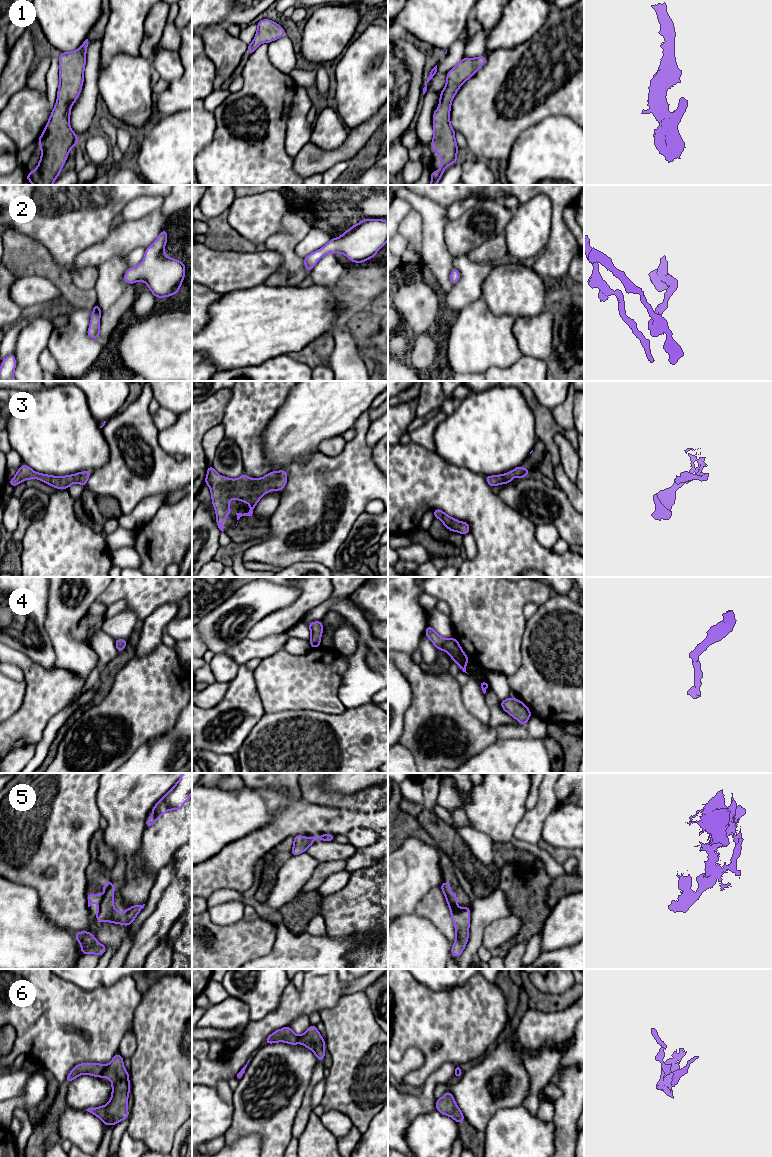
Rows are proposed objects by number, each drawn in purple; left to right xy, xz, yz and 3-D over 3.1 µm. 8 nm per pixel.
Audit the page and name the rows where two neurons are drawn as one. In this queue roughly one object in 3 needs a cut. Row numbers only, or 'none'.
5, 6

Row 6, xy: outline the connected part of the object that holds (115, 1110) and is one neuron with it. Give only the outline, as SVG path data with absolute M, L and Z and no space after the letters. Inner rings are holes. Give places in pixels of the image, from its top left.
M116 1053L101 1075L102 1078L111 1079L112 1095L109 1102L104 1106L86 1110L100 1118L106 1126L116 1125L129 1118L127 1103L130 1094L130 1082L129 1073L124 1067L123 1060L123 1057Z

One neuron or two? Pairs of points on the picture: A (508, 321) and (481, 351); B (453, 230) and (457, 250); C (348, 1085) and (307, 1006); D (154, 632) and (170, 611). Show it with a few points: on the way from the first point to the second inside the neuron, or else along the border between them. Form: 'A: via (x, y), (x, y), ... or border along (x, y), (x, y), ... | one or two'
A: via (501, 328), (485, 344) | one
B: via (457, 235), (457, 245) | one
C: border along (339, 1001), (335, 1005), (318, 1012) | two
D: via (154, 627), (165, 616) | one

